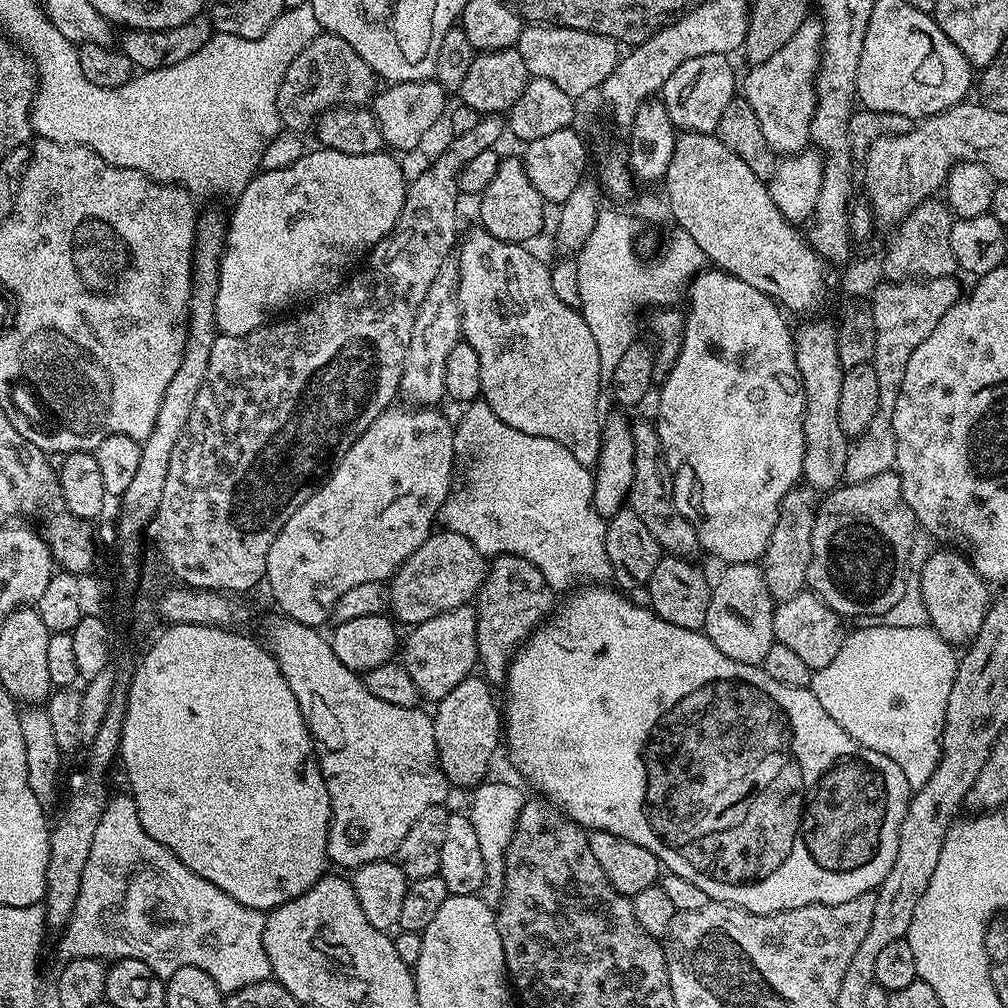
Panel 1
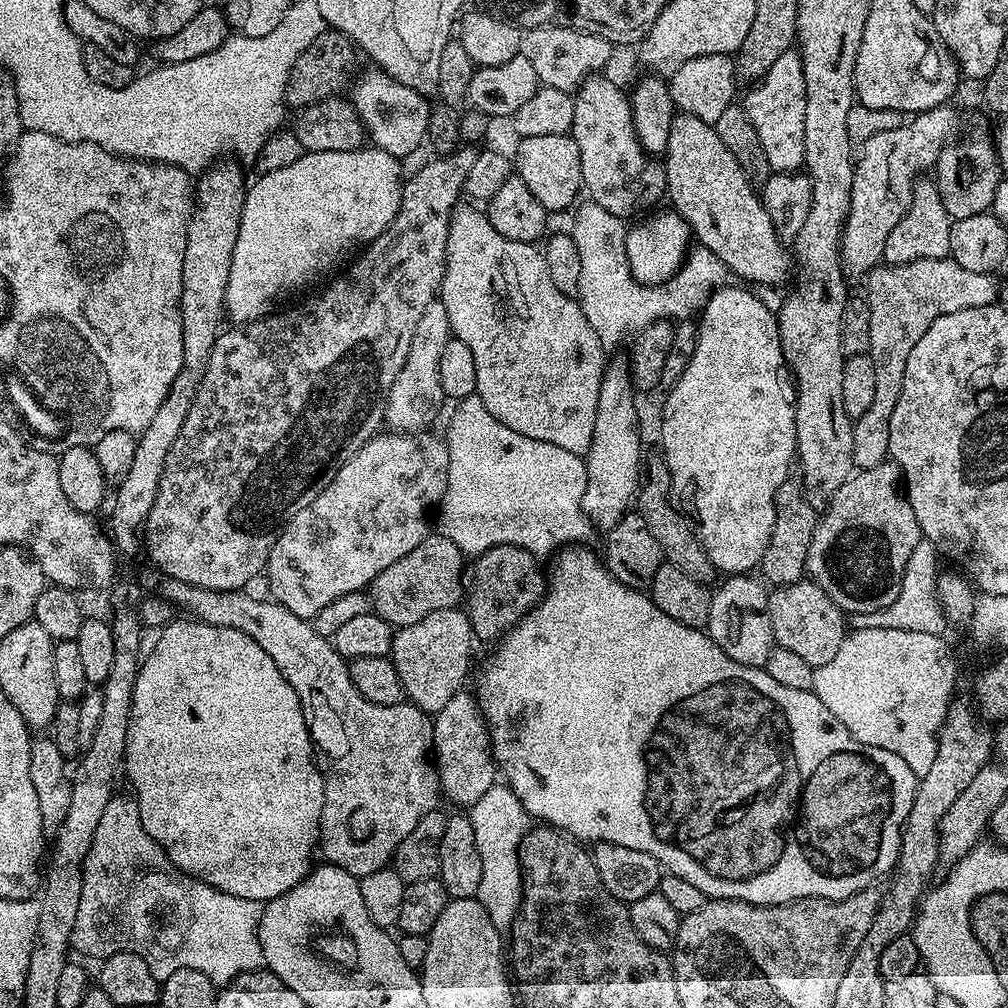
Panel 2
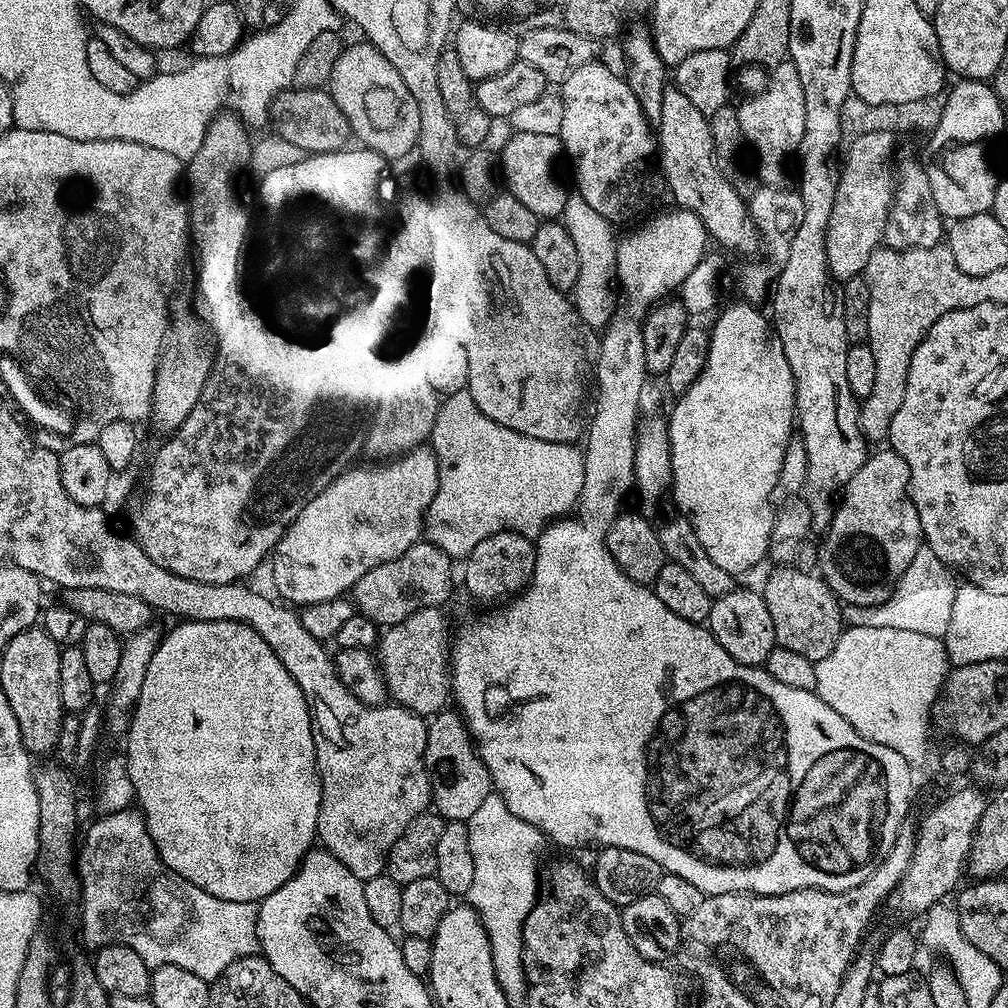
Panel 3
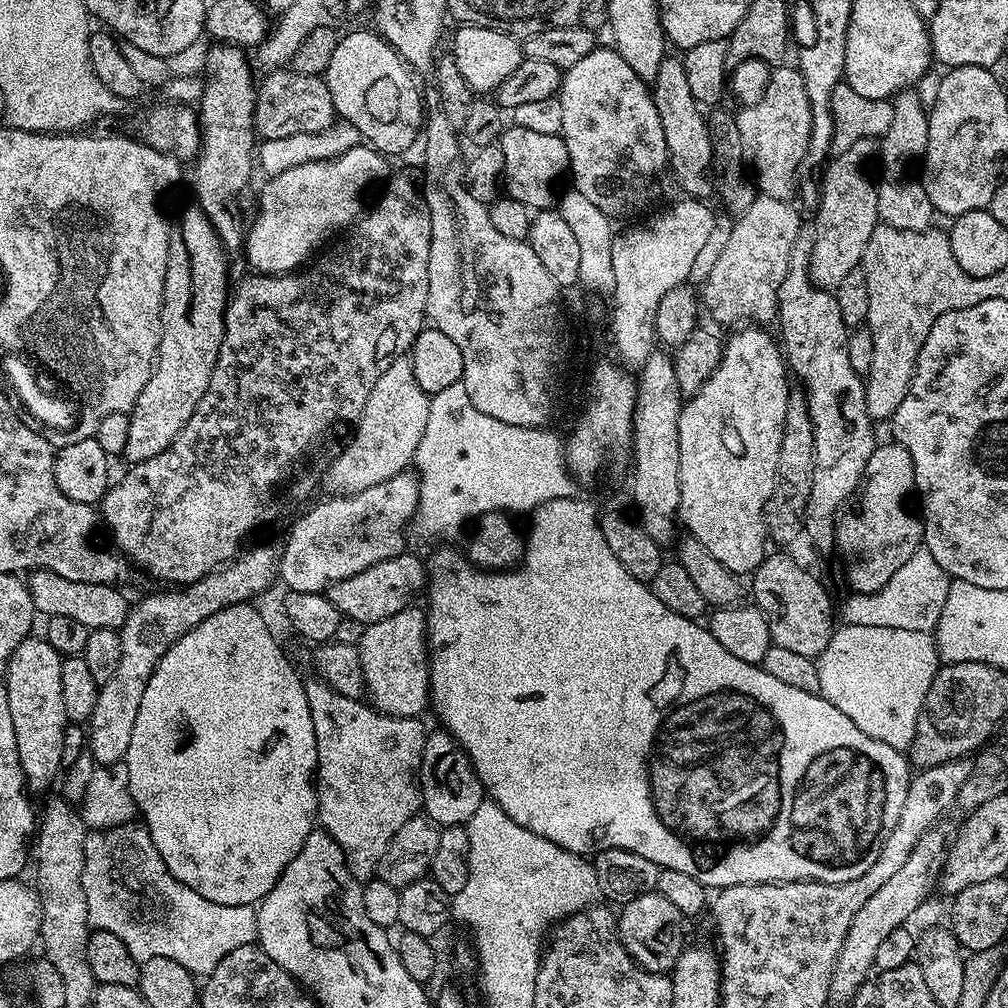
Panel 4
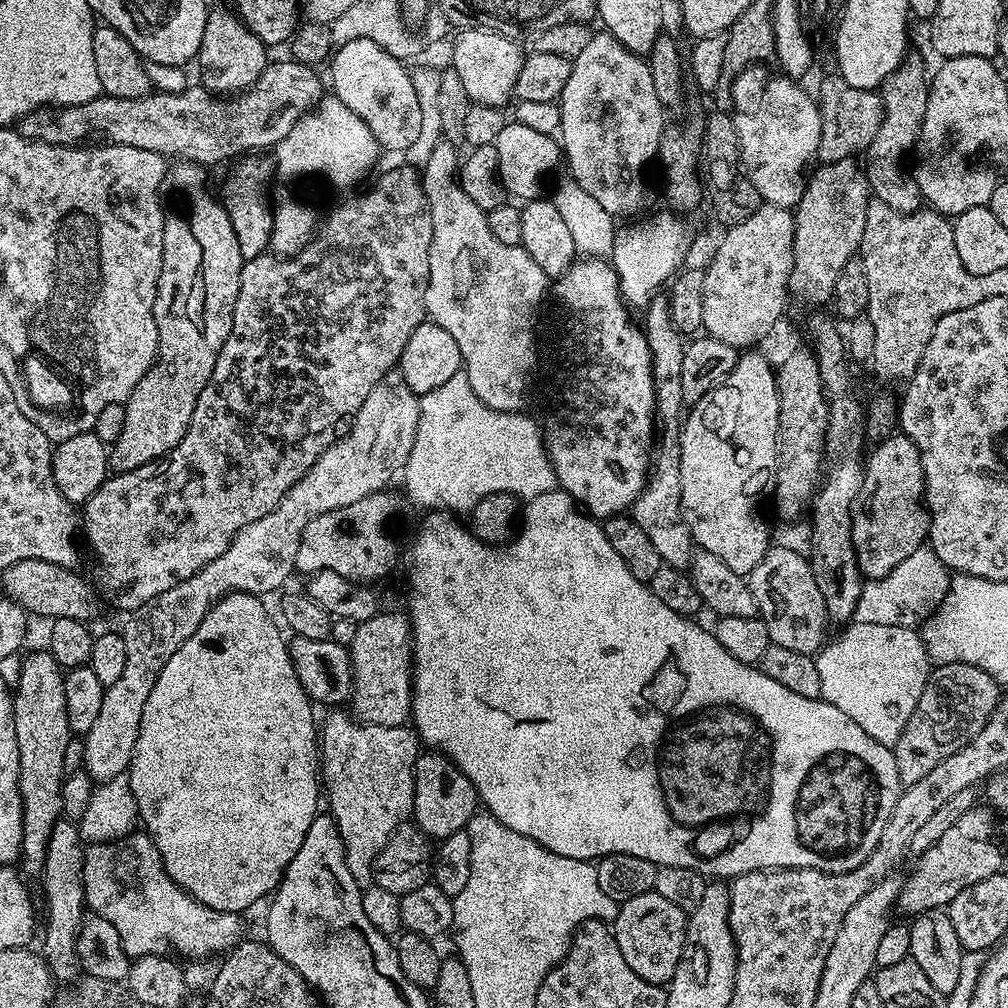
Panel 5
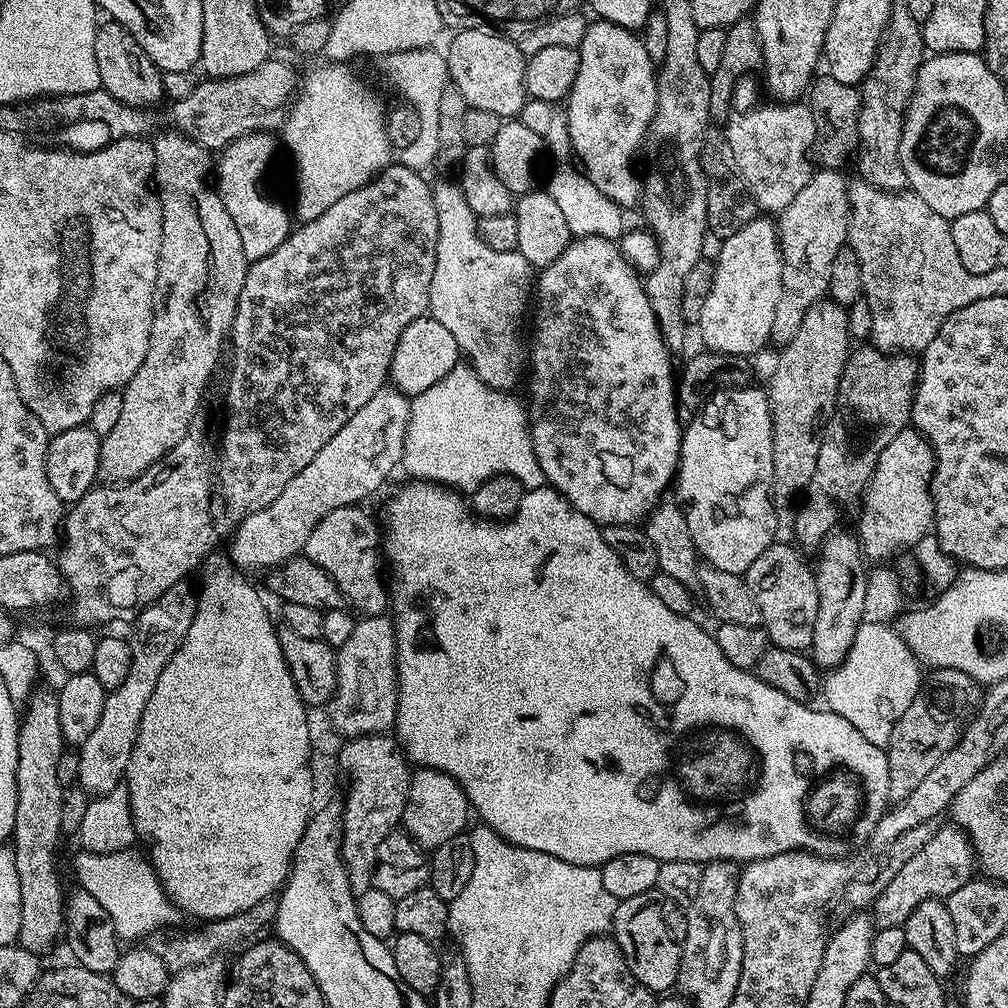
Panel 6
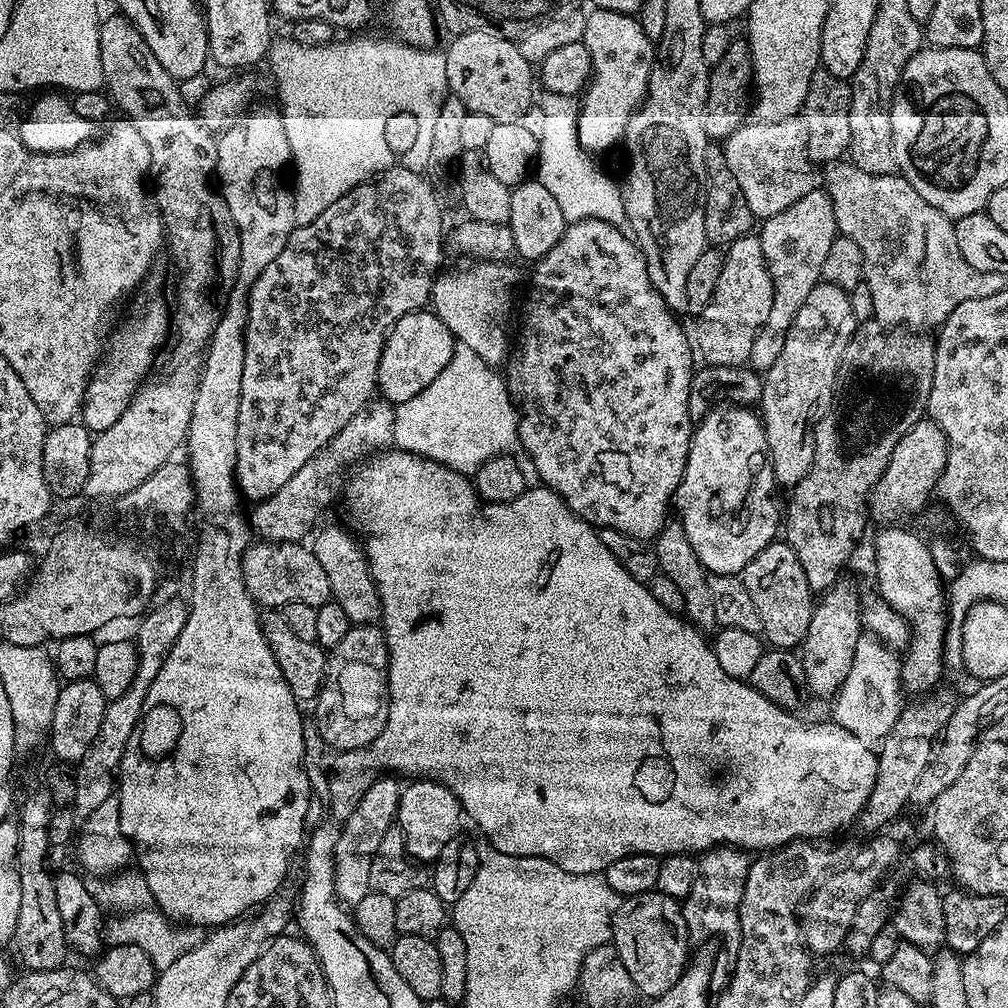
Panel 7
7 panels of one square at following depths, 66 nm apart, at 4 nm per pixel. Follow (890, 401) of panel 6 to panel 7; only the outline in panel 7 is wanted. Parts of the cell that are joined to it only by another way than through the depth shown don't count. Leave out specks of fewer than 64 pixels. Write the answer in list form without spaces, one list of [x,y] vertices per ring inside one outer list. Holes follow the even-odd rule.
[[[875,318],[863,321],[863,323],[857,327],[855,334],[850,338],[850,342],[842,354],[842,362],[840,363],[840,369],[836,375],[832,409],[816,423],[816,433],[814,434],[814,462],[810,466],[806,478],[802,478],[802,482],[791,485],[789,492],[792,493],[788,496],[788,512],[786,508],[782,516],[783,539],[792,547],[794,554],[798,554],[798,562],[802,562],[802,570],[806,570],[806,582],[810,582],[810,590],[813,594],[825,592],[825,590],[837,580],[839,572],[836,571],[851,558],[852,551],[856,548],[856,540],[863,538],[864,527],[870,524],[868,497],[871,496],[872,488],[878,482],[878,478],[882,478],[882,470],[886,470],[886,462],[890,462],[890,454],[894,454],[894,446],[898,446],[902,434],[906,434],[906,430],[910,430],[910,426],[914,426],[919,420],[925,419],[928,395],[932,389],[932,383],[934,382],[935,353],[936,341],[931,335],[925,334],[920,330],[909,330],[903,326],[887,328]]]

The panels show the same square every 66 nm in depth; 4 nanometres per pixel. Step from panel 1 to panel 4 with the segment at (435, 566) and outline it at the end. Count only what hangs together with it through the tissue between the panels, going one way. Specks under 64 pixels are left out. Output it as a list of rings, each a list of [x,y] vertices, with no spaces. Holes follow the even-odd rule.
[[[405,550],[399,556],[386,558],[386,562],[378,562],[370,566],[370,570],[362,570],[362,574],[354,574],[350,578],[342,578],[338,582],[329,584],[326,589],[328,601],[337,608],[341,617],[362,622],[366,626],[374,622],[382,622],[384,618],[390,618],[392,614],[398,614],[403,608],[409,607],[416,595],[423,593],[426,588],[426,564],[416,556],[411,556],[411,551]]]

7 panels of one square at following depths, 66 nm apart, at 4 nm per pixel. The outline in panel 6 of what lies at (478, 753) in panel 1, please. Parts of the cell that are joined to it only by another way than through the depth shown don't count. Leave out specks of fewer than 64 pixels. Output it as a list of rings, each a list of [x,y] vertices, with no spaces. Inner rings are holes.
[[[421,767],[411,773],[402,828],[421,848],[434,850],[442,846],[442,842],[450,842],[450,838],[461,835],[469,827],[468,816],[470,805],[466,794],[460,783],[450,778],[450,774]]]

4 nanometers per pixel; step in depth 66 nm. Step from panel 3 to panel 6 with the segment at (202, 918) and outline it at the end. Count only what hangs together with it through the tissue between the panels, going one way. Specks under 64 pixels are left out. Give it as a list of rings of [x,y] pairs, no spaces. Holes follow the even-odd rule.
[[[129,848],[102,854],[82,850],[72,864],[77,885],[101,903],[114,924],[116,935],[126,942],[147,937],[180,918],[179,909],[166,895],[151,861],[142,852],[140,854],[135,850]]]

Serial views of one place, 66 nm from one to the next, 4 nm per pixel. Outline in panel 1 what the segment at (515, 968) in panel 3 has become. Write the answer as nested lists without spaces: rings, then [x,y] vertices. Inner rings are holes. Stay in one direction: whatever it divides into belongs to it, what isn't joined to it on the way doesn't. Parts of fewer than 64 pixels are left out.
[[[485,779],[483,784],[477,784],[471,789],[472,805],[466,808],[466,814],[474,826],[474,831],[478,834],[482,858],[486,862],[486,878],[482,895],[487,904],[496,906],[499,905],[504,890],[504,855],[516,829],[518,814],[524,805],[526,792],[523,787],[520,789],[516,784],[507,784],[504,780],[492,779]]]

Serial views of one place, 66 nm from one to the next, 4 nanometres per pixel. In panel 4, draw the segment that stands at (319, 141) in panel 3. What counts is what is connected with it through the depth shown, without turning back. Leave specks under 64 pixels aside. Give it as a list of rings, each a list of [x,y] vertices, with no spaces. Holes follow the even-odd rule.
[[[274,70],[265,76],[258,88],[254,113],[254,127],[264,140],[327,132],[337,123],[336,107],[323,78],[295,70]]]

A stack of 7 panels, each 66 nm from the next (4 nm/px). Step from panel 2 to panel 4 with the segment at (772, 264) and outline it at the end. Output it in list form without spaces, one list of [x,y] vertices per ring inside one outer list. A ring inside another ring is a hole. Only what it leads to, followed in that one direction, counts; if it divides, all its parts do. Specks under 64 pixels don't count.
[[[665,55],[664,61],[658,66],[658,74],[650,81],[650,91],[654,106],[658,110],[658,118],[662,118],[662,134],[666,134],[670,172],[676,175],[677,182],[688,191],[685,193],[689,197],[707,197],[707,192],[710,192],[712,138],[708,134],[705,113],[690,90],[690,82],[686,79],[686,66],[679,55]]]

